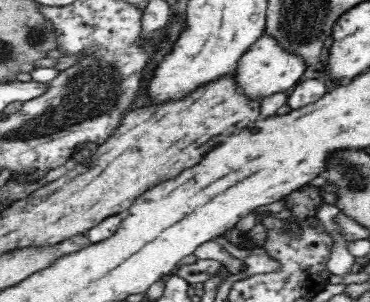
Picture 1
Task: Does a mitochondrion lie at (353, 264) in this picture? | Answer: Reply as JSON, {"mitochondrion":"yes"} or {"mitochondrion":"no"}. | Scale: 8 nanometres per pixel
{"mitochondrion":"no"}

